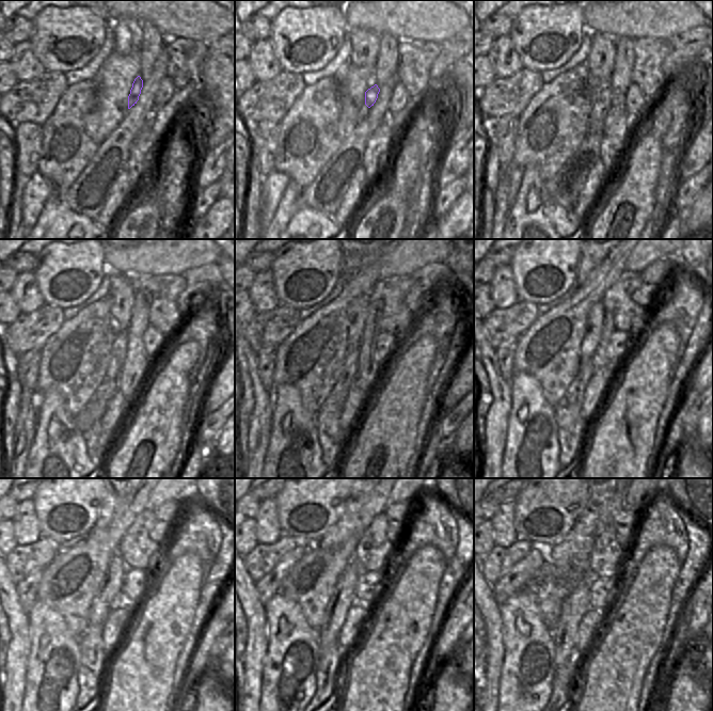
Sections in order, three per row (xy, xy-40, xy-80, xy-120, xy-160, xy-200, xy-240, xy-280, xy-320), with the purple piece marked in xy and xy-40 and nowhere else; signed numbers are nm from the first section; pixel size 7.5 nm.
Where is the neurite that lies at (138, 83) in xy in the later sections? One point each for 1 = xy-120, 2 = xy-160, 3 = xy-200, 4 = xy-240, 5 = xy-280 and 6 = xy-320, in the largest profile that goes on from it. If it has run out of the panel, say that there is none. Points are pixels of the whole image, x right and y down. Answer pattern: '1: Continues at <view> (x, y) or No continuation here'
1: Continues at xy-120 (117, 357)
2: Continues at xy-160 (328, 415)
3: Continues at xy-200 (568, 417)
4: Continues at xy-240 (93, 665)
5: Continues at xy-280 (331, 657)
6: Continues at xy-320 (568, 658).

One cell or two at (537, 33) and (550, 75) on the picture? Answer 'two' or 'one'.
two

